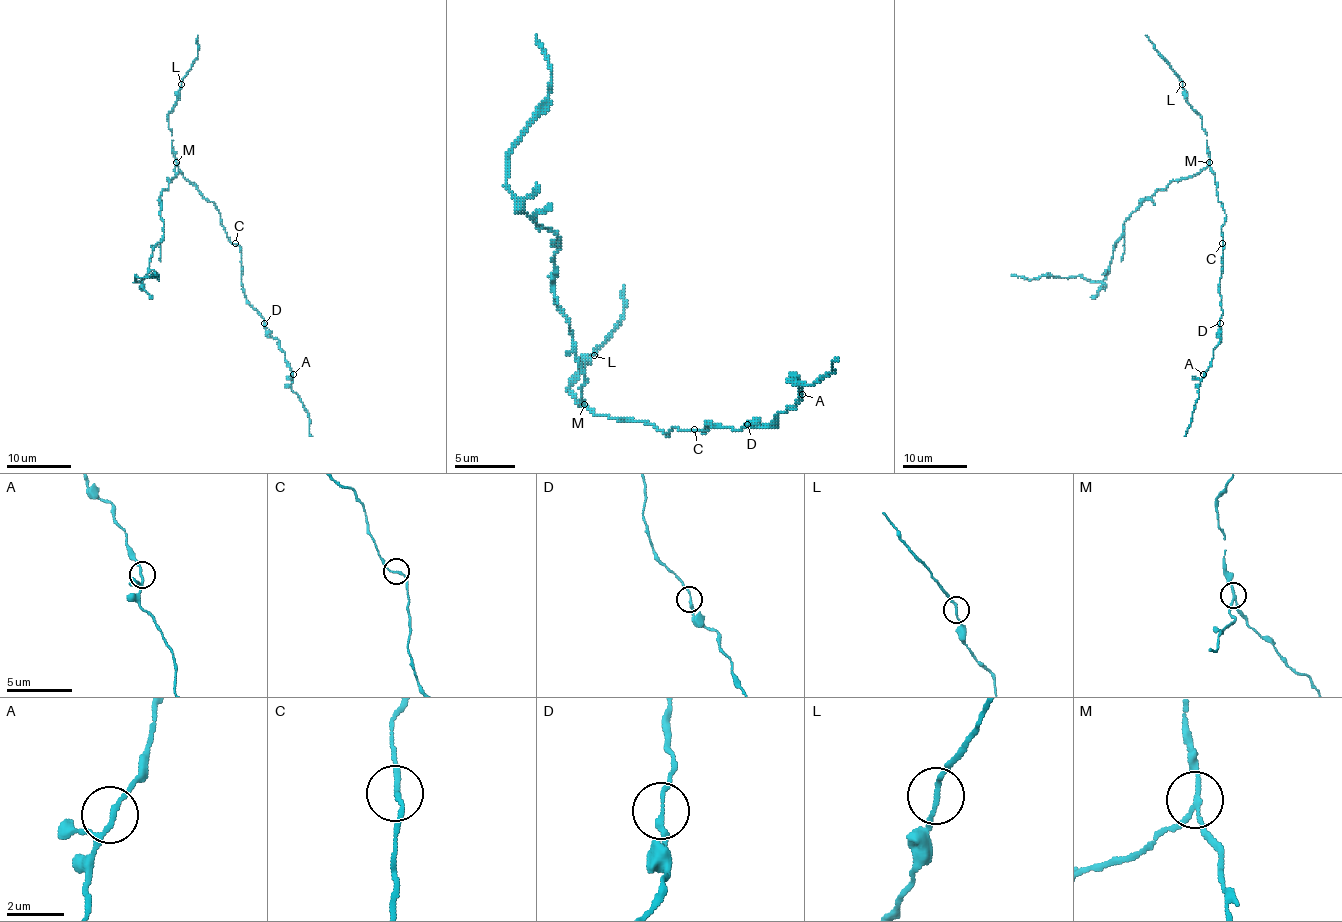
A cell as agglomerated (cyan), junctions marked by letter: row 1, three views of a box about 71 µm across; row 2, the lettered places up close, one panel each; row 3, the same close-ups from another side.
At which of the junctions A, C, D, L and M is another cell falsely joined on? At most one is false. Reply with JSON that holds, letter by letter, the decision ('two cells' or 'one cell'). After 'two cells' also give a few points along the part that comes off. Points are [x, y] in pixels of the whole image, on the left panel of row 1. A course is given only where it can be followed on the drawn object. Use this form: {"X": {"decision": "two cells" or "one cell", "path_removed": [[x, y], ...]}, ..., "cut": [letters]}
{"A": {"decision": "one cell"}, "C": {"decision": "one cell"}, "D": {"decision": "one cell"}, "L": {"decision": "one cell"}, "M": {"decision": "two cells", "path_removed": [[176, 163], [160, 197], [164, 239], [149, 271], [134, 281], [159, 279], [151, 274]]}, "cut": ["M"]}

